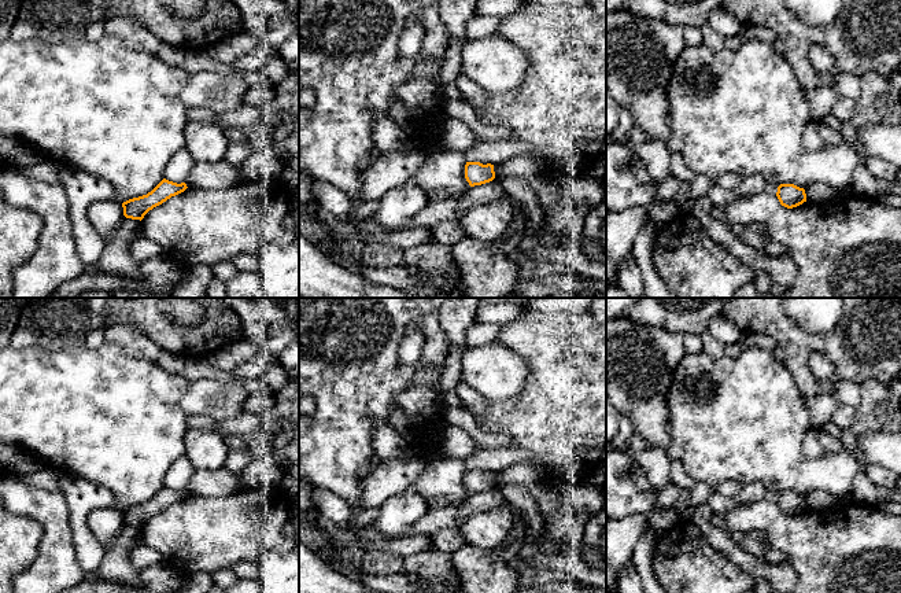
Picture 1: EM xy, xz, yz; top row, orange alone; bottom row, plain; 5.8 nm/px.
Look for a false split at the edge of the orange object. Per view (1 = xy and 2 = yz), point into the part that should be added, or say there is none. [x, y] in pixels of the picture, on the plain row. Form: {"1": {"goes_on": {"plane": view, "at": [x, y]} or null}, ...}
{"1": {"goes_on": null}, "2": {"goes_on": null}}

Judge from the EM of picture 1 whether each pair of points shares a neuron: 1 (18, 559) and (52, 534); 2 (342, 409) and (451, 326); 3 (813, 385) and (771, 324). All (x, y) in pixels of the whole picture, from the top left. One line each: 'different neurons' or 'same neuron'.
1: different neurons
2: different neurons
3: same neuron

